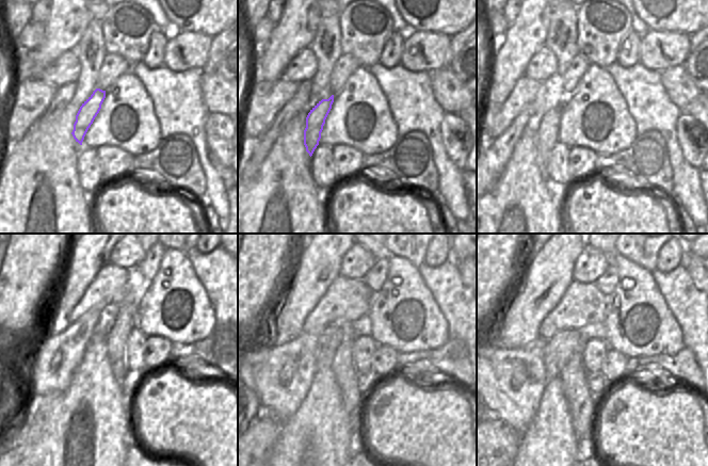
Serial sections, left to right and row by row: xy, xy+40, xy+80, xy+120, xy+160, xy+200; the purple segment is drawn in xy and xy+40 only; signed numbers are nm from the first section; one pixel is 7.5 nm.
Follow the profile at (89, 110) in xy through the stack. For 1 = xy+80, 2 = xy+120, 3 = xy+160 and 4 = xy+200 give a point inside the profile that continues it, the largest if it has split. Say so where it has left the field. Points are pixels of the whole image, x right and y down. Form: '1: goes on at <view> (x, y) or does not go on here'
1: goes on at xy+80 (549, 123)
2: goes on at xy+120 (54, 370)
3: goes on at xy+160 (280, 382)
4: goes on at xy+200 (511, 390)

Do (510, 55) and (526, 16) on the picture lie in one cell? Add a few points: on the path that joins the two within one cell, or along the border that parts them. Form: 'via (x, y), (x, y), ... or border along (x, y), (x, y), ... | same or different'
via (519, 46), (526, 35), (526, 26) | same

